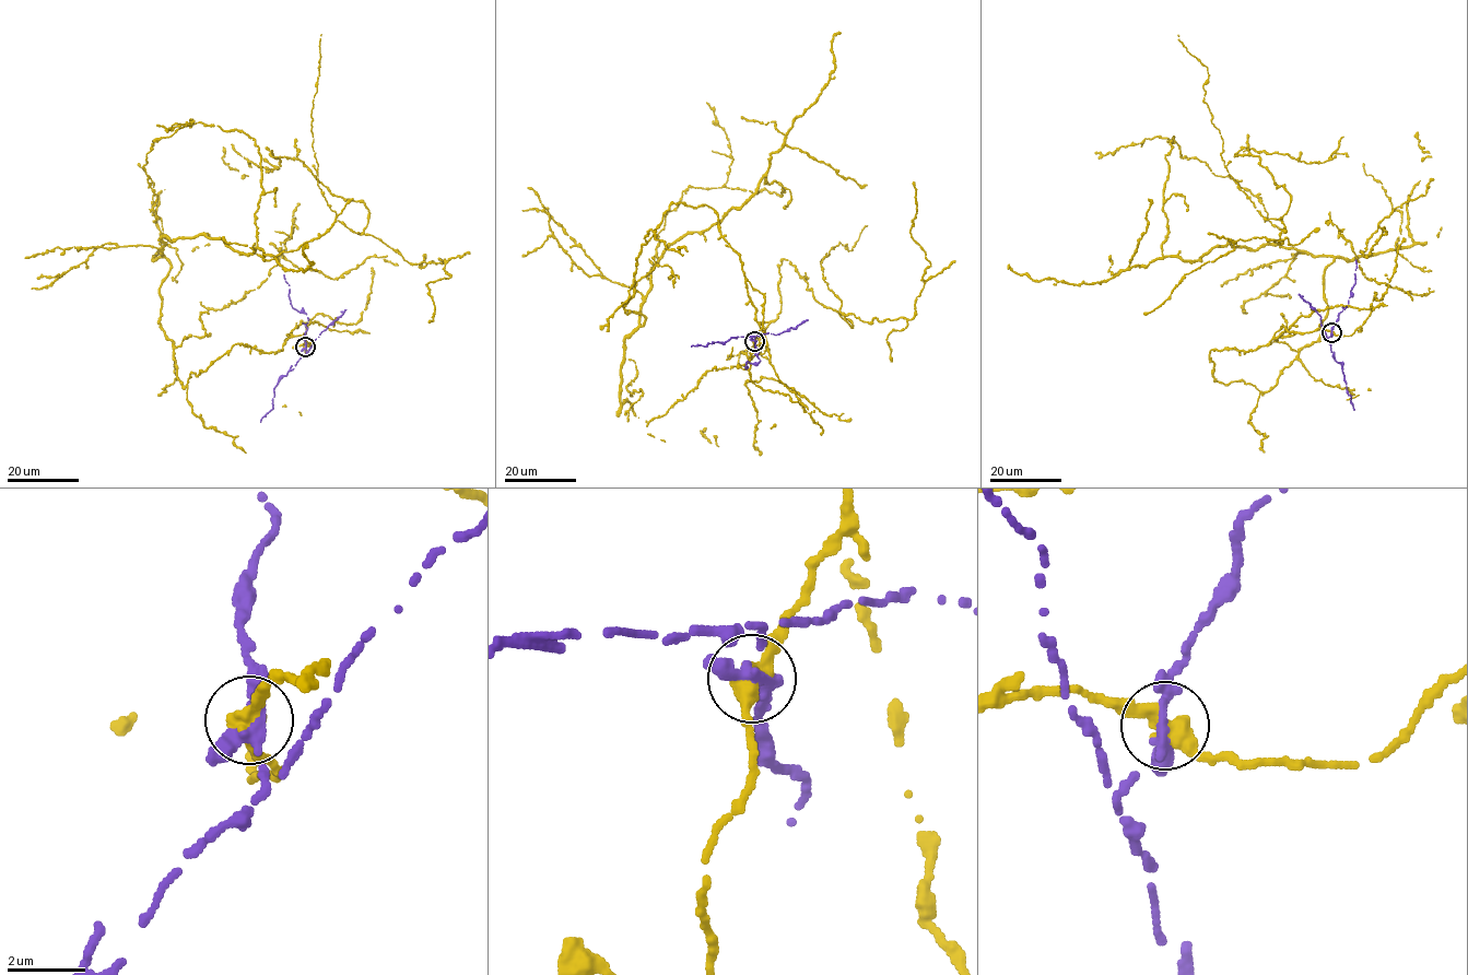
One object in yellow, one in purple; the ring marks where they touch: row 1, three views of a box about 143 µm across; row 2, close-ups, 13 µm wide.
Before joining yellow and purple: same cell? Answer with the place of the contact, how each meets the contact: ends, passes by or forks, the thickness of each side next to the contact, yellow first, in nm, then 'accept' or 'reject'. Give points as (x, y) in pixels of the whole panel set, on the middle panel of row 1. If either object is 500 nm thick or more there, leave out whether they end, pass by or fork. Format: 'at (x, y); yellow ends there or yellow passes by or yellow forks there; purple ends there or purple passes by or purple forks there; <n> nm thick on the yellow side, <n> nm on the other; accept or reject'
at (754, 341); yellow passes by; purple passes by; 440 nm thick on the yellow side, 320 nm on the other; reject

